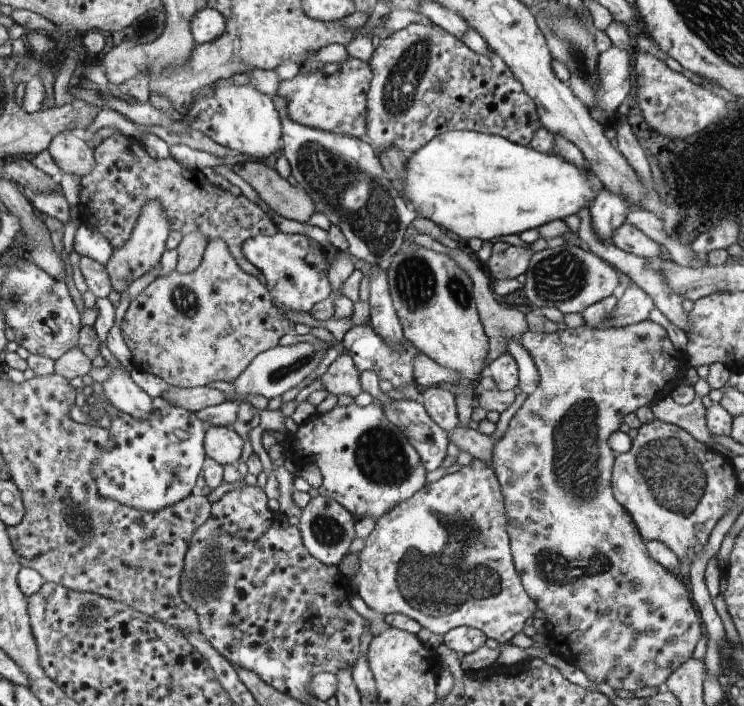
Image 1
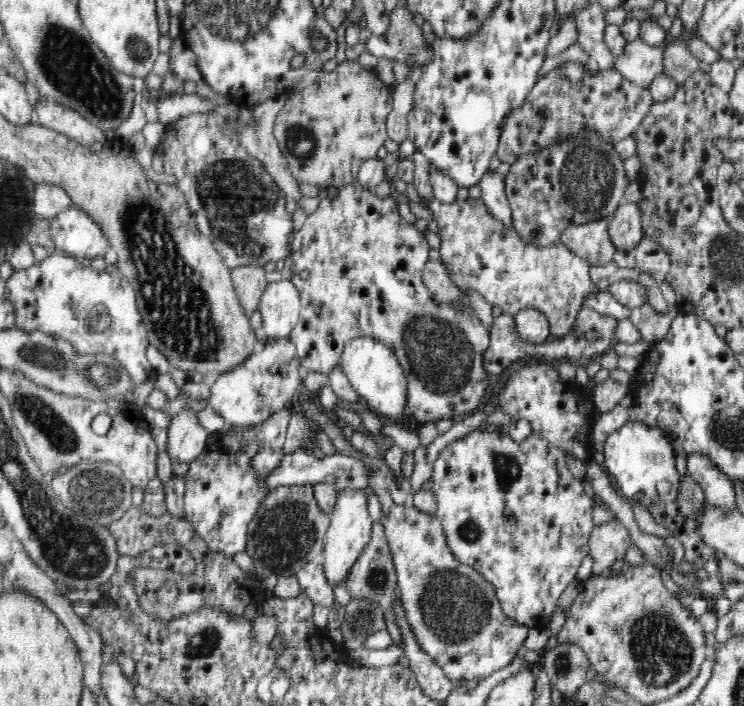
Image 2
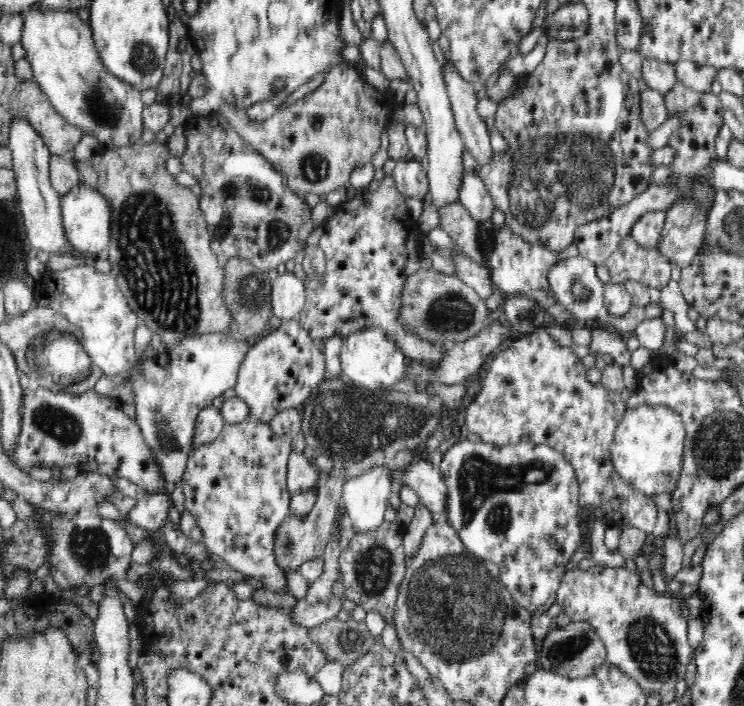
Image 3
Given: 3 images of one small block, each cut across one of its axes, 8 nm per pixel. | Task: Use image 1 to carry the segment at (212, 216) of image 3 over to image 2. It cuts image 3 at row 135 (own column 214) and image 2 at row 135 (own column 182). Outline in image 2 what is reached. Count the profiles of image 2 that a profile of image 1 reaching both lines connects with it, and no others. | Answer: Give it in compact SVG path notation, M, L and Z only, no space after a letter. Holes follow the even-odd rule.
M223 112L190 113L166 126L165 136L155 154L163 162L163 172L175 176L178 188L186 197L185 206L192 213L192 220L200 232L208 237L213 248L220 254L225 267L264 267L269 262L277 263L291 253L294 236L292 214L286 209L288 196L276 184L265 166L240 144L230 131Z

